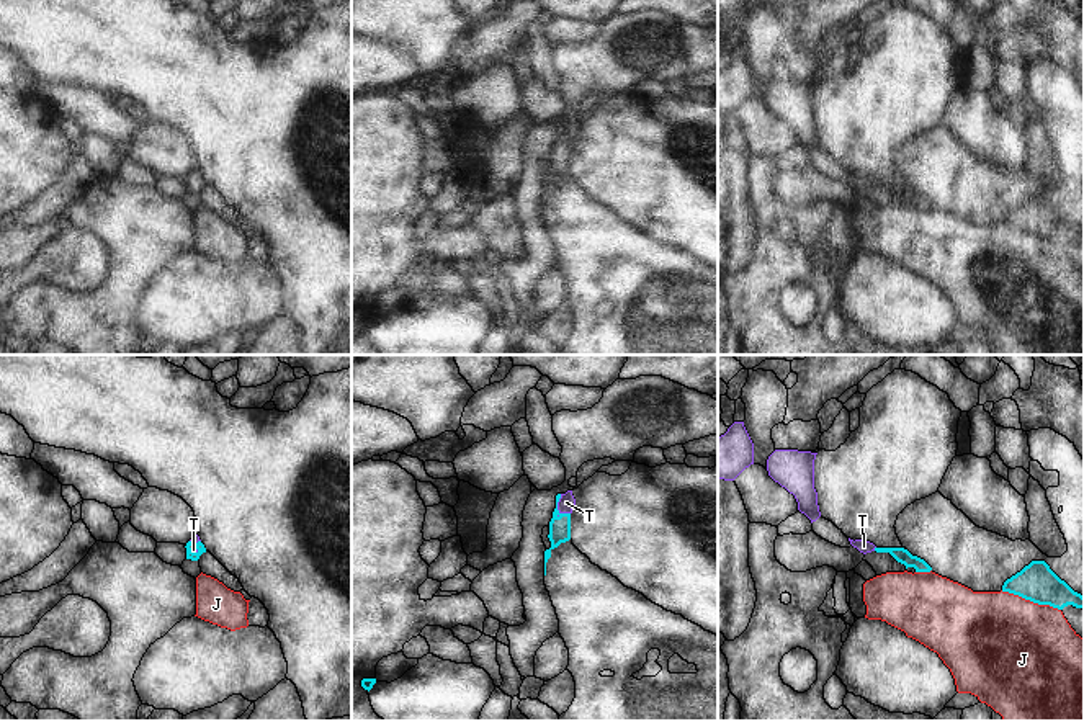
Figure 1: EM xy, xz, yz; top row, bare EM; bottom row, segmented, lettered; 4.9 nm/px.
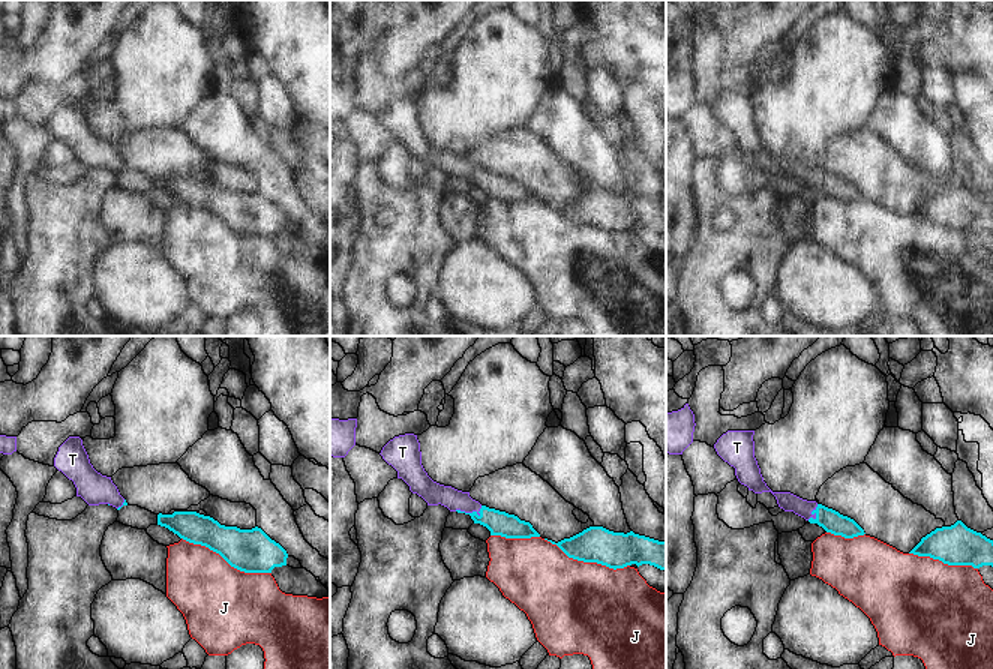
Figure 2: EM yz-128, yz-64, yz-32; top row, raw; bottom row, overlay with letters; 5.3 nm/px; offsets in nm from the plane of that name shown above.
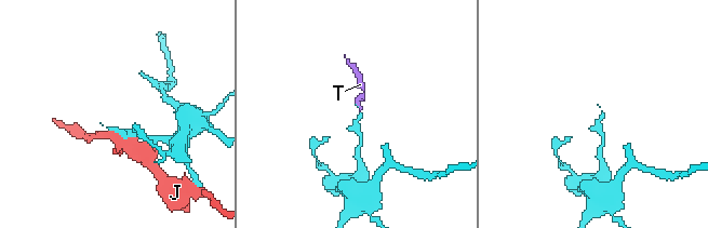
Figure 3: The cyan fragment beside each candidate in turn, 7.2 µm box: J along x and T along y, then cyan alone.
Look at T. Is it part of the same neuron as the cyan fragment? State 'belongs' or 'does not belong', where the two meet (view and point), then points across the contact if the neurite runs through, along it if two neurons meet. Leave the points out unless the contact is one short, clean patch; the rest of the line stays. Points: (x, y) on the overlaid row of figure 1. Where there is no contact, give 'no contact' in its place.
belongs | xz (556, 506) | across xz (559, 527), (556, 506), (566, 502)

